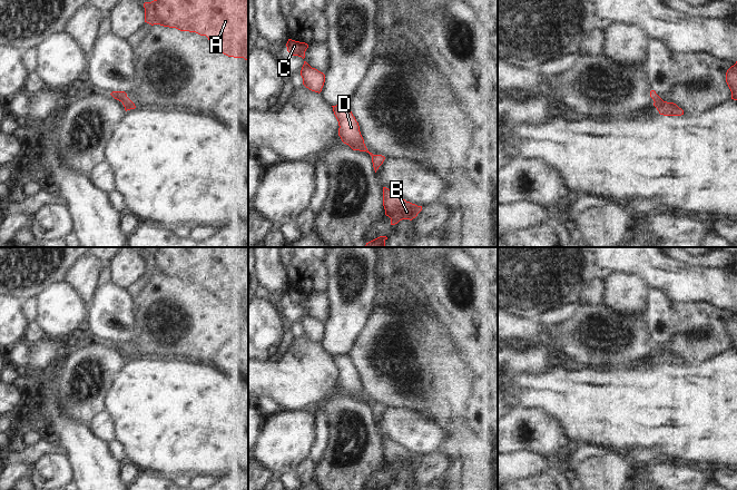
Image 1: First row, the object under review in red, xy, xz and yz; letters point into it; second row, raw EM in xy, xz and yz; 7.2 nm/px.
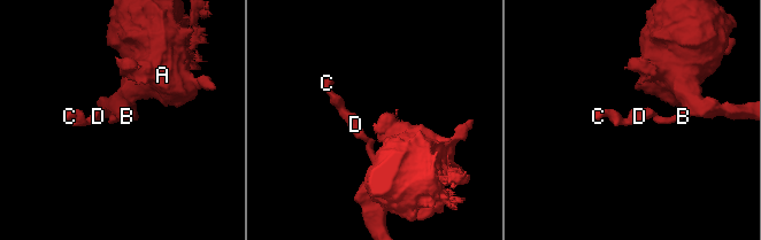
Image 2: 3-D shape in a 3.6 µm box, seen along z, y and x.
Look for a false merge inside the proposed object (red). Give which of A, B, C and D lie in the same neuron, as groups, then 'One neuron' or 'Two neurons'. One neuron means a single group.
Groups: A B C D. One neuron

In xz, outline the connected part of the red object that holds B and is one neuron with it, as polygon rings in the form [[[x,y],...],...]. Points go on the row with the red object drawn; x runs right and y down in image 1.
[[[383,187],[383,206],[385,215],[391,218],[391,225],[402,219],[412,220],[422,210],[422,206],[406,202],[386,187]]]

